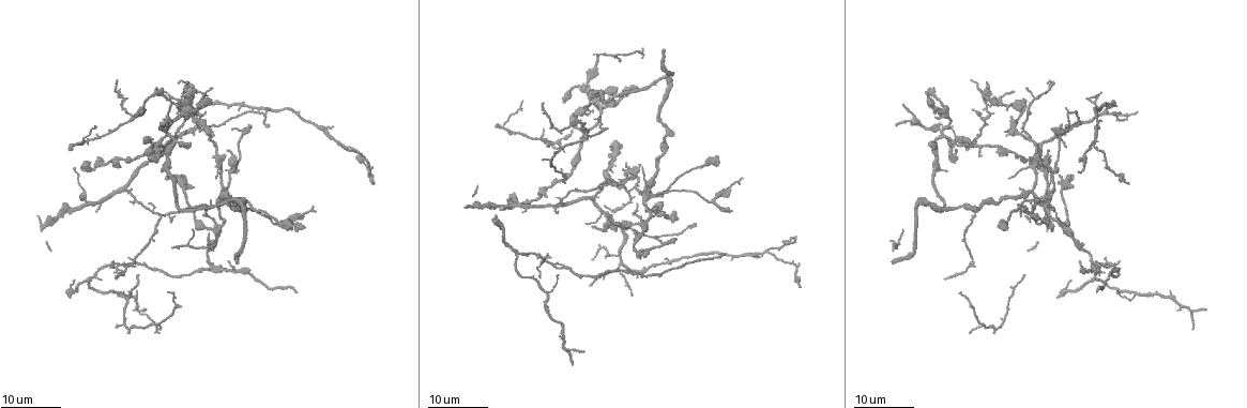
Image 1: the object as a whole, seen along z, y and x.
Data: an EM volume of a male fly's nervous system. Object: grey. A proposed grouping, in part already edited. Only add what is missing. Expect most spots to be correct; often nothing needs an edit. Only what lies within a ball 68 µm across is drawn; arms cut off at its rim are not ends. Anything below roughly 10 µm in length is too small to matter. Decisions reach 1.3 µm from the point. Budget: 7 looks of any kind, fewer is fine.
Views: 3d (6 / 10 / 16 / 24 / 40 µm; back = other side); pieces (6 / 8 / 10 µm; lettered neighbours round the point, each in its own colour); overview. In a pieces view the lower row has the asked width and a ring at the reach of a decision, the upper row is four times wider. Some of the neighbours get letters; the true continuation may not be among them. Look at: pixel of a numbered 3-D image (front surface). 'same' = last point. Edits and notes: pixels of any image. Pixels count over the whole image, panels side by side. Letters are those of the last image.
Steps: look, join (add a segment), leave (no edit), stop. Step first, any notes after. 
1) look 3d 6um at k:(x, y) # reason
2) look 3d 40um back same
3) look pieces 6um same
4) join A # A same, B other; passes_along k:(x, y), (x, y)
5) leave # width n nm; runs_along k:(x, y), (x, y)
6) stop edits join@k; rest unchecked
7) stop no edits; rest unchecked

look 3d 16um at 1:(1003, 131) # thin end

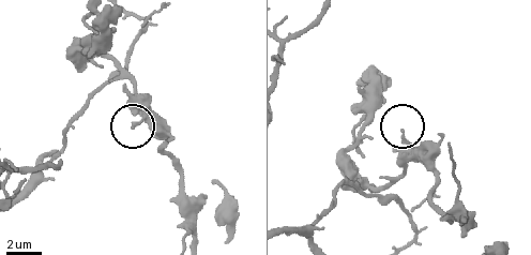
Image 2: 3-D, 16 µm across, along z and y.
look pieces 8um at 2:(131, 128)

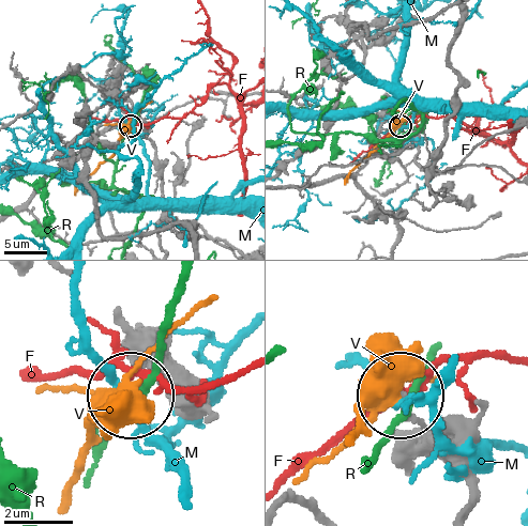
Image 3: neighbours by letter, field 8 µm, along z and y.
leave # F other, M other, R other, V other; none of them fits

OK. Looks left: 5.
look 3d 16um at 1:(1021, 212) # branch stops here

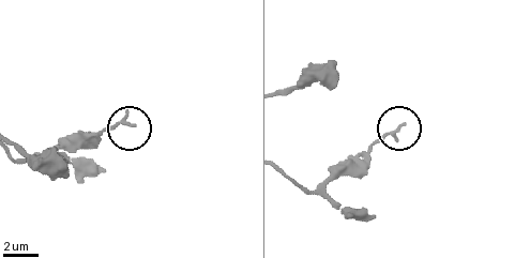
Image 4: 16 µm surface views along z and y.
look 3d 10um at 4:(403, 121) # zoom in

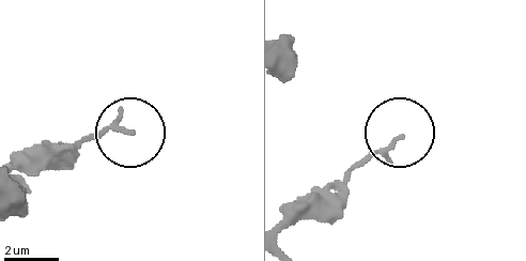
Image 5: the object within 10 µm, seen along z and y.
look pieces 6um at 5:(132, 130)

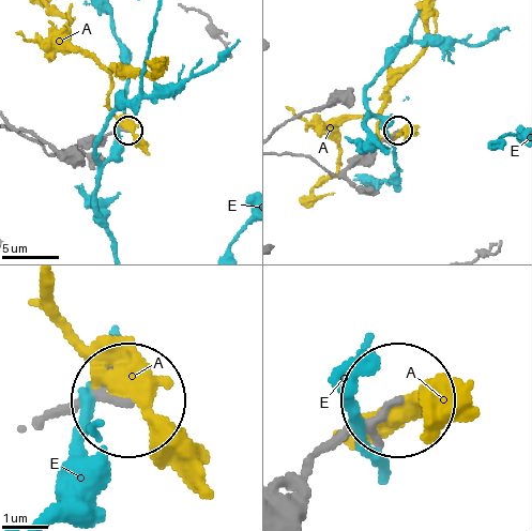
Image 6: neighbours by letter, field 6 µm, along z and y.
leave # A other, E other; runs_along 6:(290, 481), (390, 404); no lettered segment goes on from it

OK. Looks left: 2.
look 3d 24um at 1:(954, 137) # branch stops here

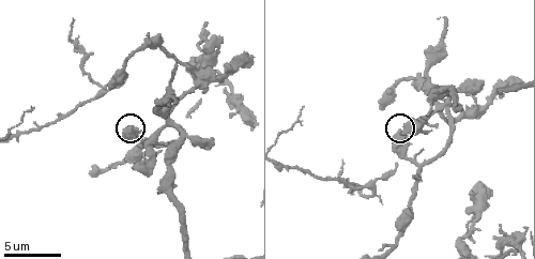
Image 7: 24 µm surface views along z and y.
look pieces 10um at 7:(397, 132) # see the neighbours

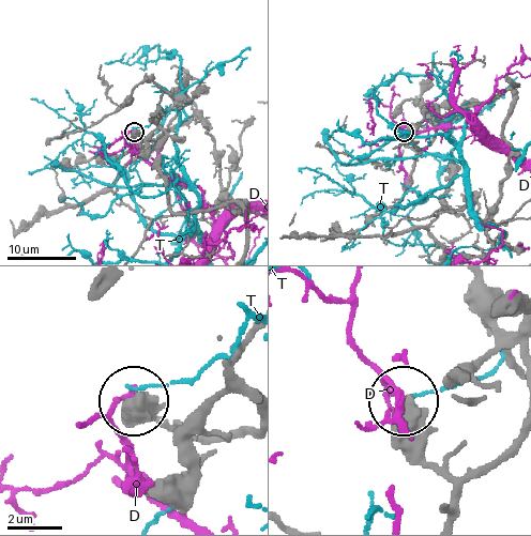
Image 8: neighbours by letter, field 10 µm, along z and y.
leave # width 580 nm; D other, T other; none of them fits

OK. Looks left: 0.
stop no edits; rest unchecked

